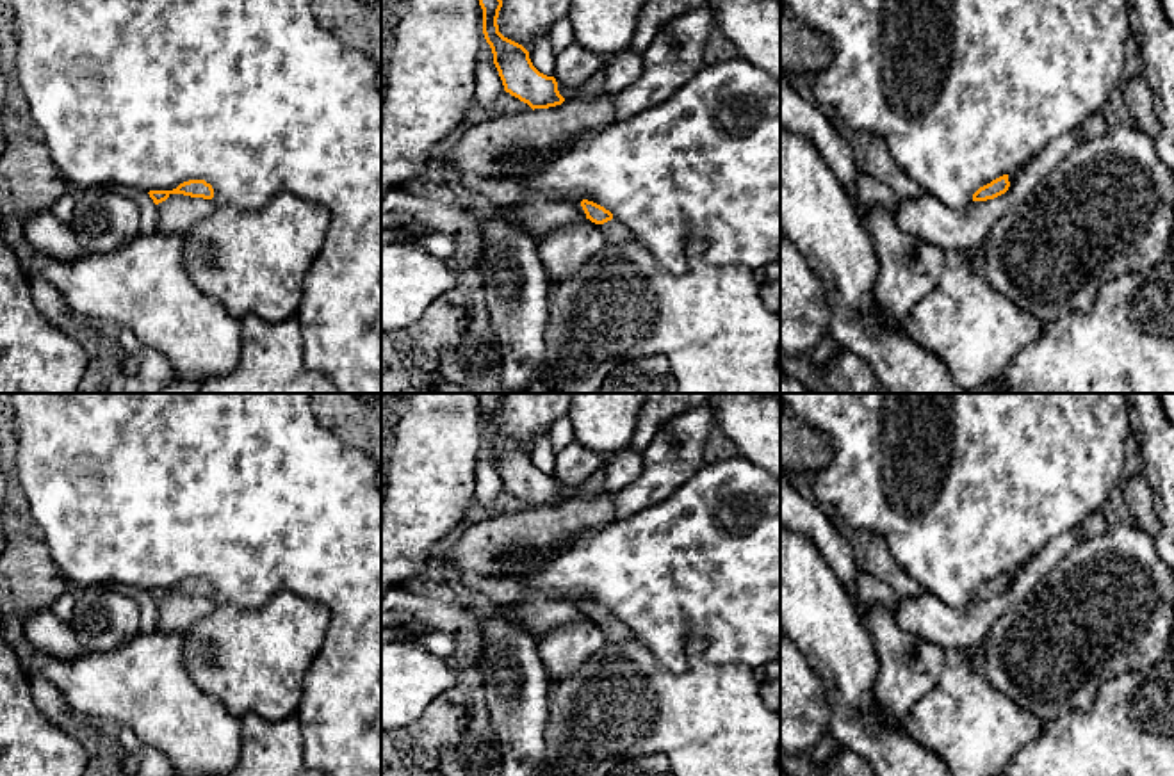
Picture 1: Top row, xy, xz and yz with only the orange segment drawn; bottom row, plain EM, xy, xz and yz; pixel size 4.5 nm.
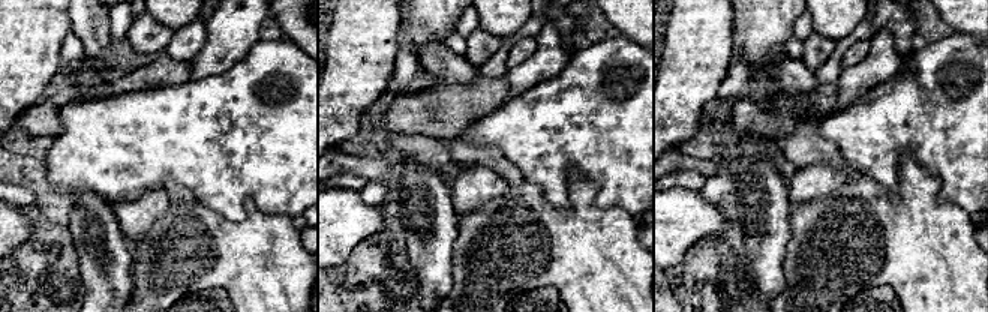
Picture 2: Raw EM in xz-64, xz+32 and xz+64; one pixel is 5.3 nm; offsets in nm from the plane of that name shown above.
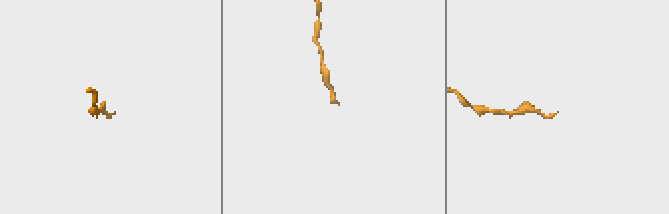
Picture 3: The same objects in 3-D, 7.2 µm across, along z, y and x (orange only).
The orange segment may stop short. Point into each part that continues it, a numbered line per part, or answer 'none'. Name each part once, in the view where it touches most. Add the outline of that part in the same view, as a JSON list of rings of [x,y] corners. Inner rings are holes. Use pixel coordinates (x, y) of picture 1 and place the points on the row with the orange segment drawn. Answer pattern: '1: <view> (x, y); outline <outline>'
1: xz (615, 232); outline [[[615,217],[611,221],[604,222],[604,224],[597,224],[597,226],[604,233],[606,242],[611,244],[611,246],[618,246],[631,237],[627,228]]]

